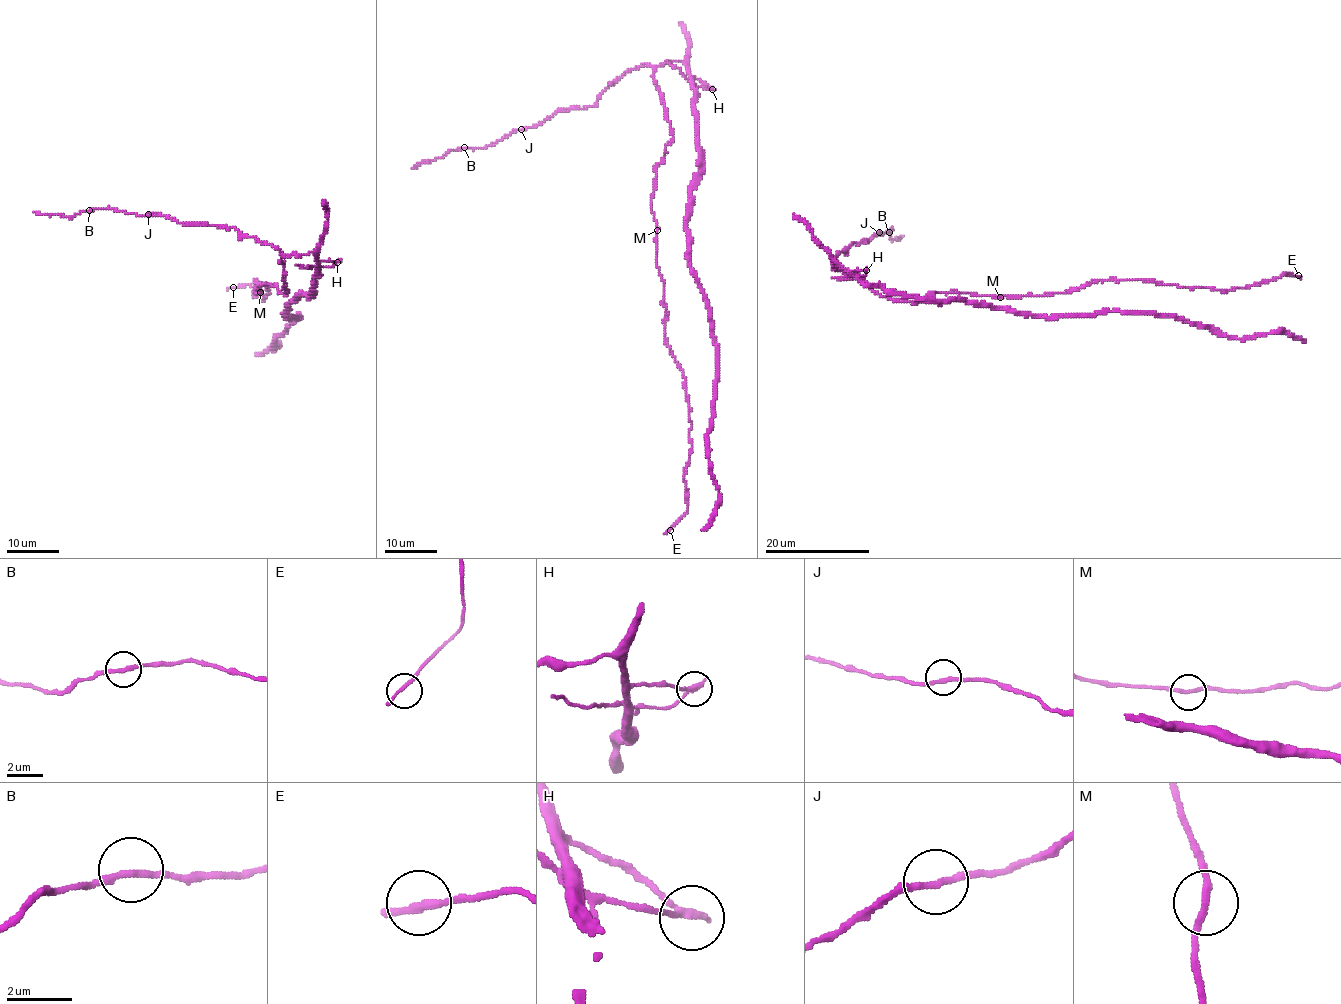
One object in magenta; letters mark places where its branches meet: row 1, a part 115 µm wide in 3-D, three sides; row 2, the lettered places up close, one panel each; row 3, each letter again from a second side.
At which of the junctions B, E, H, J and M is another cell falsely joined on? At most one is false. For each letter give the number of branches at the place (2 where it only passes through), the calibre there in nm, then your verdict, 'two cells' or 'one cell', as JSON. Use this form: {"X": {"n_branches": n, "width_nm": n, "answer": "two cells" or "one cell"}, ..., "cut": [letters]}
{"B": {"n_branches": 2, "width_nm": 220, "answer": "one cell"}, "E": {"n_branches": 2, "width_nm": 200, "answer": "one cell"}, "H": {"n_branches": 2, "width_nm": 200, "answer": "two cells"}, "J": {"n_branches": 2, "width_nm": 200, "answer": "one cell"}, "M": {"n_branches": 2, "width_nm": 200, "answer": "one cell"}, "cut": ["H"]}

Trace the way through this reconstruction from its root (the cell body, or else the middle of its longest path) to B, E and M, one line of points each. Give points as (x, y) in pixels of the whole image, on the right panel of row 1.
B: (835, 268), (832, 261), (851, 243), (866, 242), (877, 233), (885, 234), (892, 228), (889, 232)
E: (835, 268), (882, 296), (917, 303), (938, 292), (1042, 296), (1105, 279), (1230, 291), (1298, 275)
M: (835, 268), (845, 274), (860, 276), (874, 292), (894, 300), (917, 303), (938, 292), (1000, 297)

